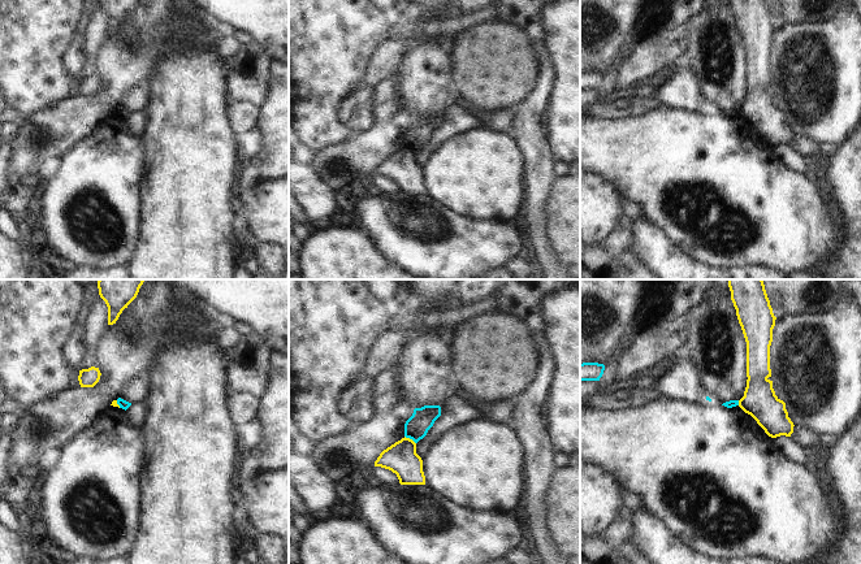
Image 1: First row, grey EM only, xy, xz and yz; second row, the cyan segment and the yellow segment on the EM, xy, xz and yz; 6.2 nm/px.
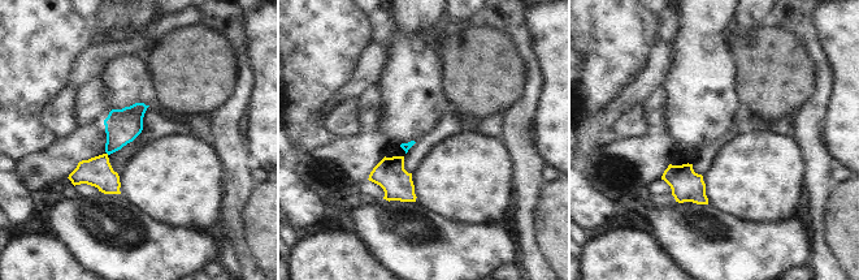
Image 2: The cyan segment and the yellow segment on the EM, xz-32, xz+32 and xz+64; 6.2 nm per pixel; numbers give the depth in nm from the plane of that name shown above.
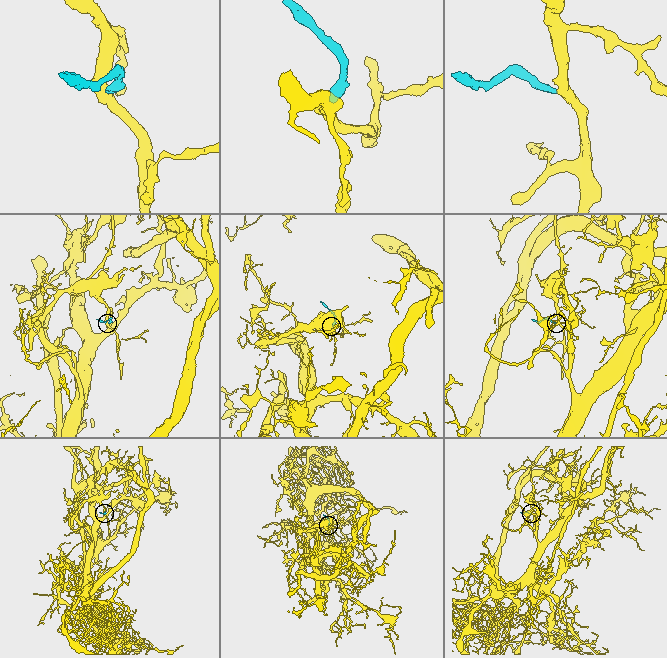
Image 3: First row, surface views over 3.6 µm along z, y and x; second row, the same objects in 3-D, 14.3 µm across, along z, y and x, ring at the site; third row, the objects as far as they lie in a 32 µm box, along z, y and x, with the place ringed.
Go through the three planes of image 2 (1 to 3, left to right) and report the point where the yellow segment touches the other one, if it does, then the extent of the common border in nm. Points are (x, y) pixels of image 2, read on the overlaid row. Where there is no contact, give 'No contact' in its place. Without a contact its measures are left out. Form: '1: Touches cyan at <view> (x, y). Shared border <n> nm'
1: No contact
2: No contact
3: No contact

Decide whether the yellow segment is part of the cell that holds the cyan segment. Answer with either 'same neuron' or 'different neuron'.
different neuron

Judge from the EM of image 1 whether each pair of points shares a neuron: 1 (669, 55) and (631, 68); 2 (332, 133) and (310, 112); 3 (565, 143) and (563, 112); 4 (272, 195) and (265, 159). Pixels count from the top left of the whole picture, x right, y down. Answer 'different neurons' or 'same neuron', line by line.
1: same neuron
2: same neuron
3: same neuron
4: different neurons

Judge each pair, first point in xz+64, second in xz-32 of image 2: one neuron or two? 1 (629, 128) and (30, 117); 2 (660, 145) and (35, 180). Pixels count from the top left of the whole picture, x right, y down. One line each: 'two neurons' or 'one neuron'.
1: two neurons
2: one neuron

